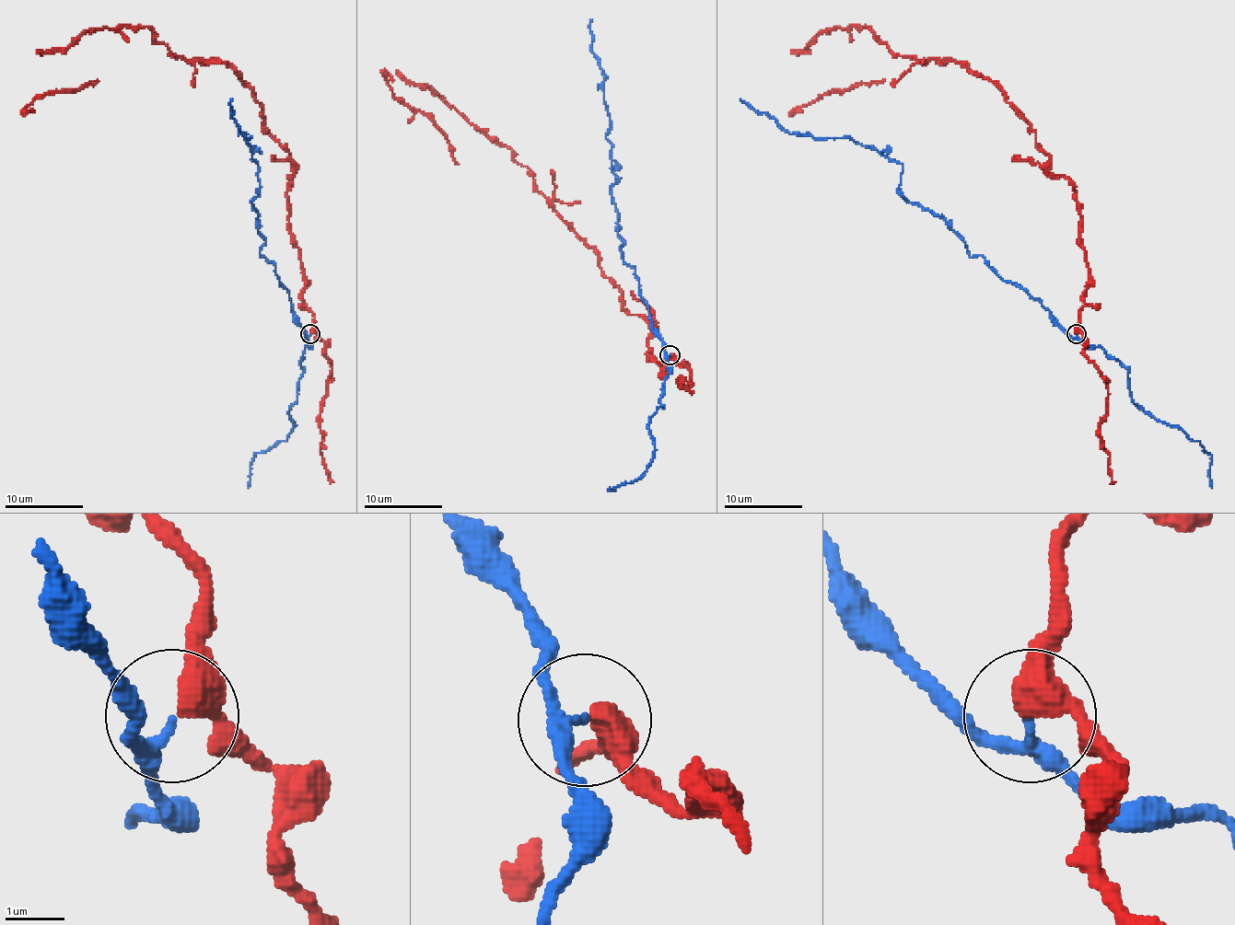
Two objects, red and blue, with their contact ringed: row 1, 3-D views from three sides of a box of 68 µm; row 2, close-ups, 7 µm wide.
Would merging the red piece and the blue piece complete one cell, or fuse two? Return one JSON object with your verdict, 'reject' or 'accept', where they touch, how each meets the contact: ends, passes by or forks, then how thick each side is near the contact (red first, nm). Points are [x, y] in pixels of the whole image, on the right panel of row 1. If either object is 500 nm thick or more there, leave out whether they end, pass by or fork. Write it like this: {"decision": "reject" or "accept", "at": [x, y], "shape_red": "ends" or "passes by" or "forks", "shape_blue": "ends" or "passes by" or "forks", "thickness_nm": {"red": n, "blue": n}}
{"decision": "reject", "at": [1076, 333], "shape_red": "passes by", "shape_blue": "passes by", "thickness_nm": {"red": 360, "blue": 180}}

